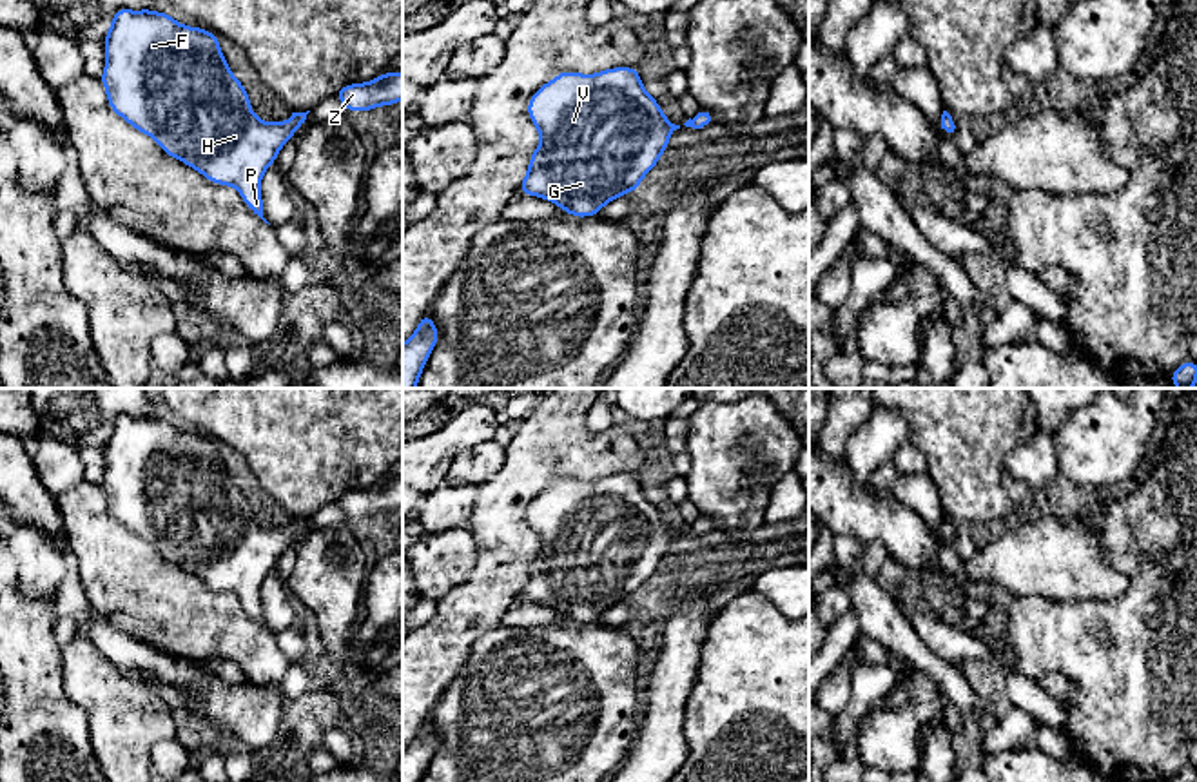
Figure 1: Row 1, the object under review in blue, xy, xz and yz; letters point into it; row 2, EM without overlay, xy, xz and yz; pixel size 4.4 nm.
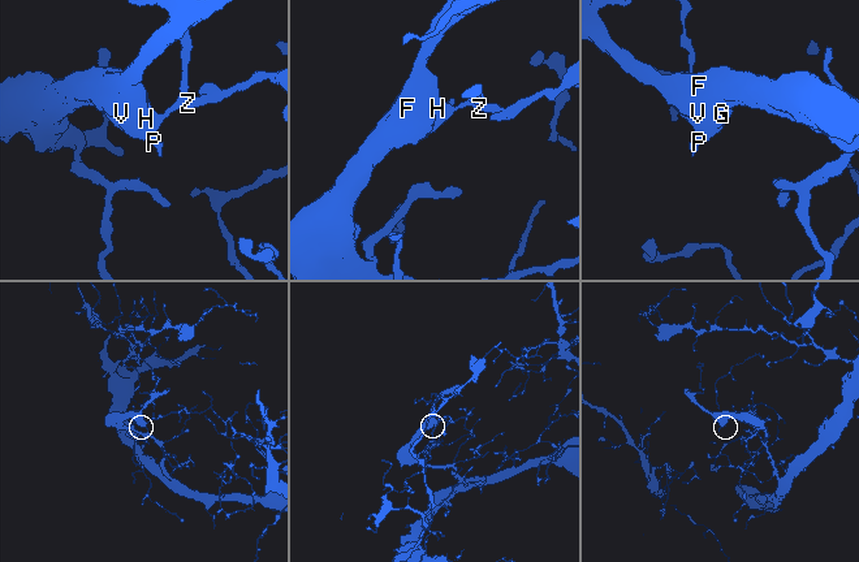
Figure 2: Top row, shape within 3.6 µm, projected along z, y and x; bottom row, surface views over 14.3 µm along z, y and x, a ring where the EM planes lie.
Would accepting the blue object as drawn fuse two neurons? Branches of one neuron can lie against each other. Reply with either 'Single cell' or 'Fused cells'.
Single cell

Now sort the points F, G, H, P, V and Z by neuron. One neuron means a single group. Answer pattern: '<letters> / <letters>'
F G H P V Z

